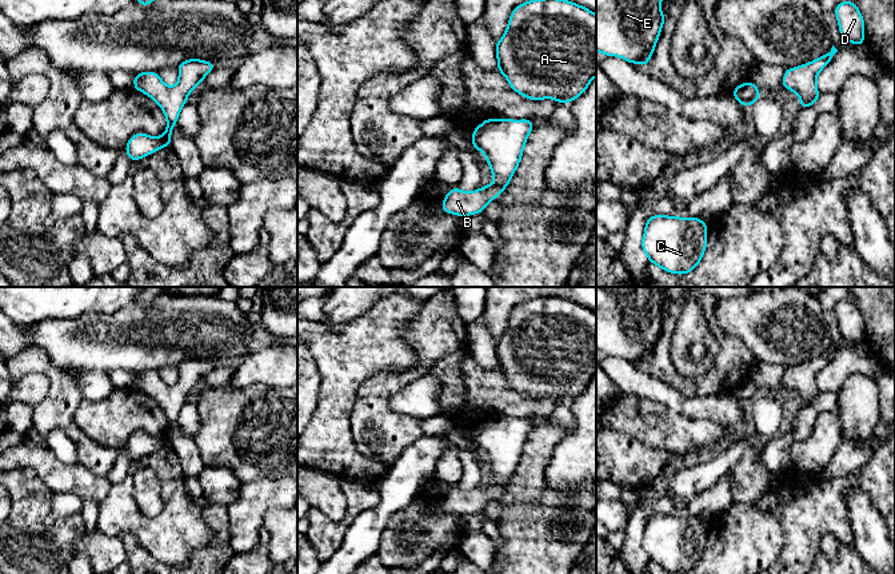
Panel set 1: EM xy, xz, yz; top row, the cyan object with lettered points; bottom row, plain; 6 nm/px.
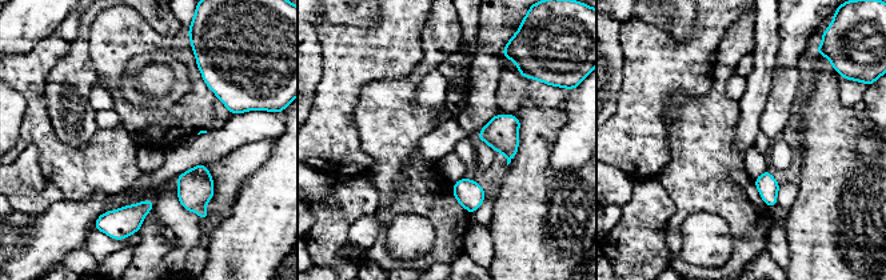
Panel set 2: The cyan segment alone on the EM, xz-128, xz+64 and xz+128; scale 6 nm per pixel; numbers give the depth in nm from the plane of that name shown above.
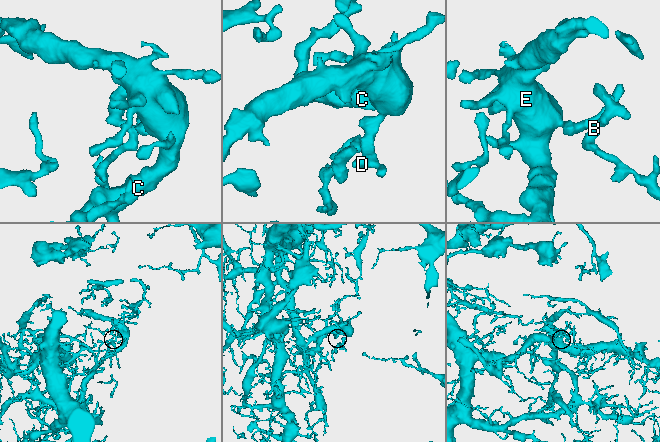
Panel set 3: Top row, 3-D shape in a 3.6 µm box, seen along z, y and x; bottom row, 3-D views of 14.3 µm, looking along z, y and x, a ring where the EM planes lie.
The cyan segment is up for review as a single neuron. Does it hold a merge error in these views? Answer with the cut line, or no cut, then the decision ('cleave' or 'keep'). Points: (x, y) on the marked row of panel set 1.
no cut; keep

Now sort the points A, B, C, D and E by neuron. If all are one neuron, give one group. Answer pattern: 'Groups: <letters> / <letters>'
Groups: A B C D E

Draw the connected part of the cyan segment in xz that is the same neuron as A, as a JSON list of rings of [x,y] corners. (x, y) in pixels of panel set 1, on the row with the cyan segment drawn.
[[[531,0],[524,4],[518,5],[510,17],[508,27],[503,35],[503,37],[496,43],[496,55],[498,55],[498,71],[502,72],[508,80],[511,88],[536,101],[543,100],[546,97],[558,100],[559,103],[570,103],[571,100],[578,99],[596,76],[596,15],[590,9],[574,4],[567,0]]]

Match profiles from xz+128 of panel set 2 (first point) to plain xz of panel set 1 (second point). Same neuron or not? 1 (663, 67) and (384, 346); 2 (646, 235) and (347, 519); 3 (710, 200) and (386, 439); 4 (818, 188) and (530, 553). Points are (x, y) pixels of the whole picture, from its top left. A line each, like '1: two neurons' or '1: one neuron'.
1: one neuron
2: one neuron
3: one neuron
4: one neuron

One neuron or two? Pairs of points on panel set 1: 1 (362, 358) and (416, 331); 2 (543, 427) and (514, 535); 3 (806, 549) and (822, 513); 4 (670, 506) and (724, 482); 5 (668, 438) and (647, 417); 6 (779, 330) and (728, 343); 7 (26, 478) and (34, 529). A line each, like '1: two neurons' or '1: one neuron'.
1: two neurons
2: one neuron
3: one neuron
4: one neuron
5: one neuron
6: two neurons
7: one neuron

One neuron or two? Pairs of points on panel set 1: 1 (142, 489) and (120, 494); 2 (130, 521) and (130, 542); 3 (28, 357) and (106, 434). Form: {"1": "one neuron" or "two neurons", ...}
{"1": "two neurons", "2": "two neurons", "3": "two neurons"}

